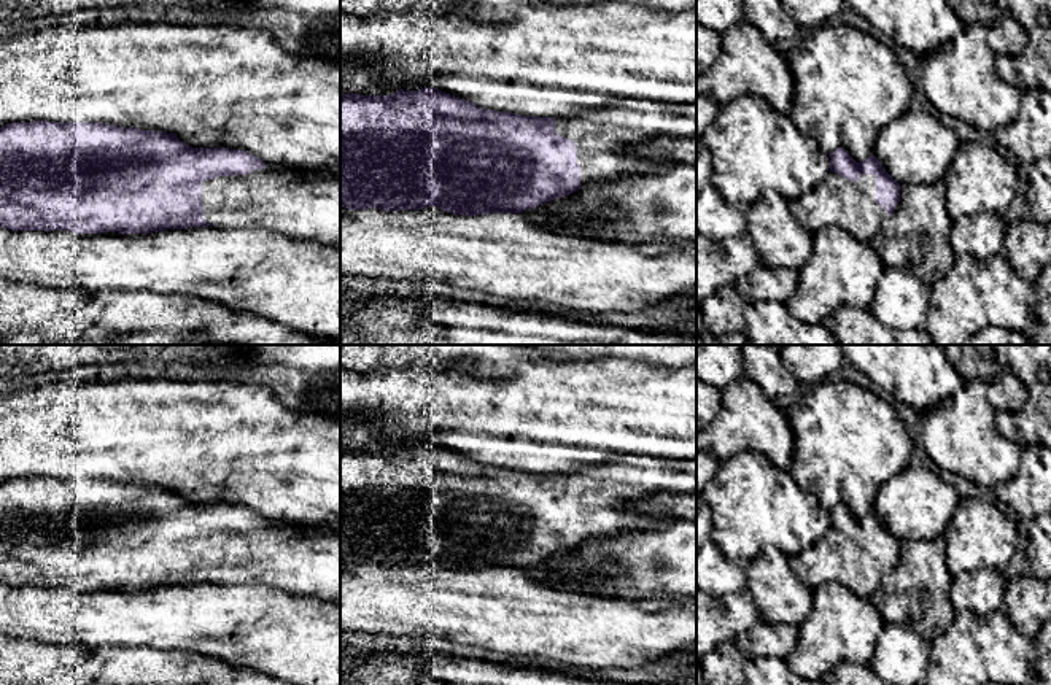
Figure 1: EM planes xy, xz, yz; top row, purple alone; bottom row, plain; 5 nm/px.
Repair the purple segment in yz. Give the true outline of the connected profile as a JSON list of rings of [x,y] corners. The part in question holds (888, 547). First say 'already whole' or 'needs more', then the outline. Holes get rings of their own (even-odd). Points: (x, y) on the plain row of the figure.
needs more | [[[836,504],[828,512],[828,531],[812,547],[790,556],[790,567],[811,591],[827,582],[838,582],[859,598],[871,599],[882,579],[892,572],[900,558],[900,540],[873,510],[862,518],[855,518],[844,504]]]

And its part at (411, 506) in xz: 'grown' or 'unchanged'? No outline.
grown

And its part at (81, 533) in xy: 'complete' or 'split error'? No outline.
split error

